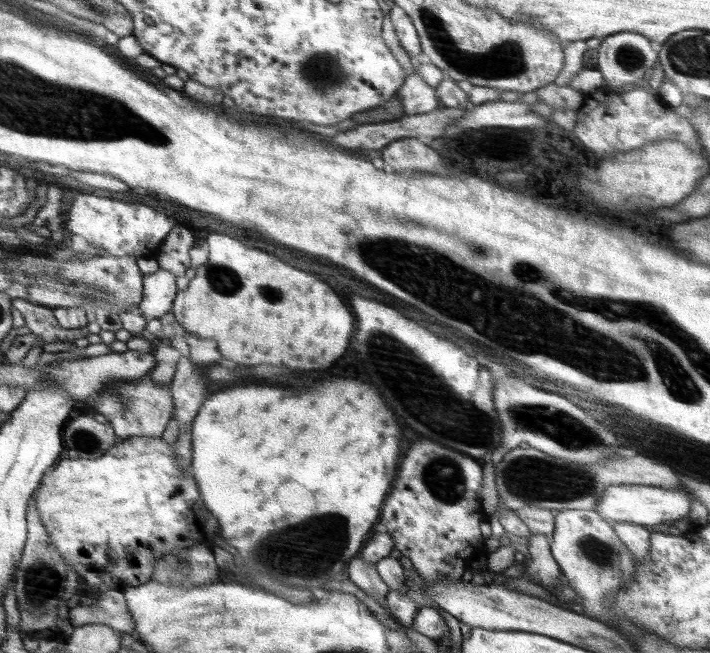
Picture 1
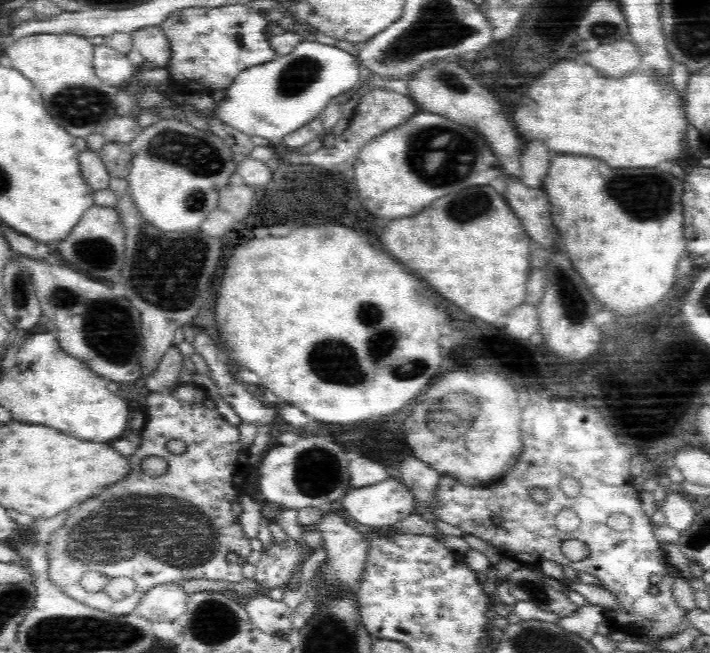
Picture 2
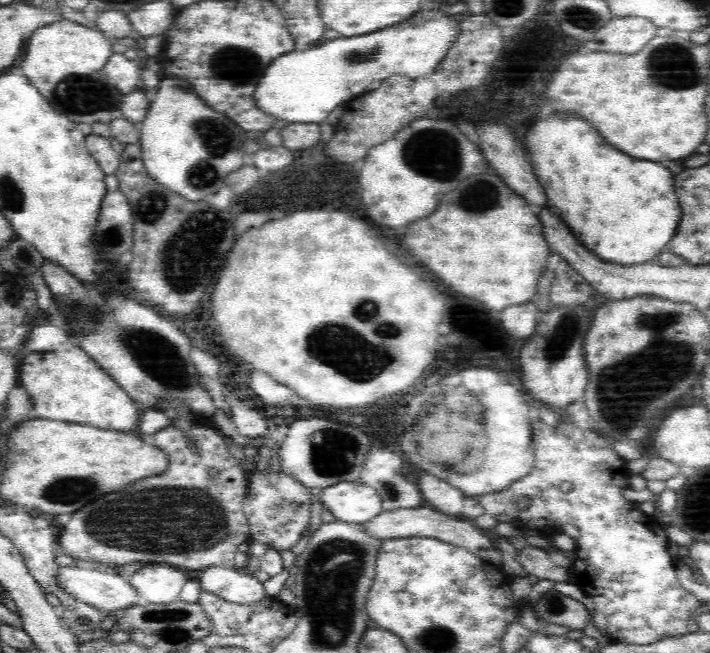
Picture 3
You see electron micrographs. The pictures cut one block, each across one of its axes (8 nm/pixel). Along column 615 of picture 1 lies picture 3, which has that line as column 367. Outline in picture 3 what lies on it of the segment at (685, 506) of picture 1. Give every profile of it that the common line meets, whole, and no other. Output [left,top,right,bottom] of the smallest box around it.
[317,481,384,524]

